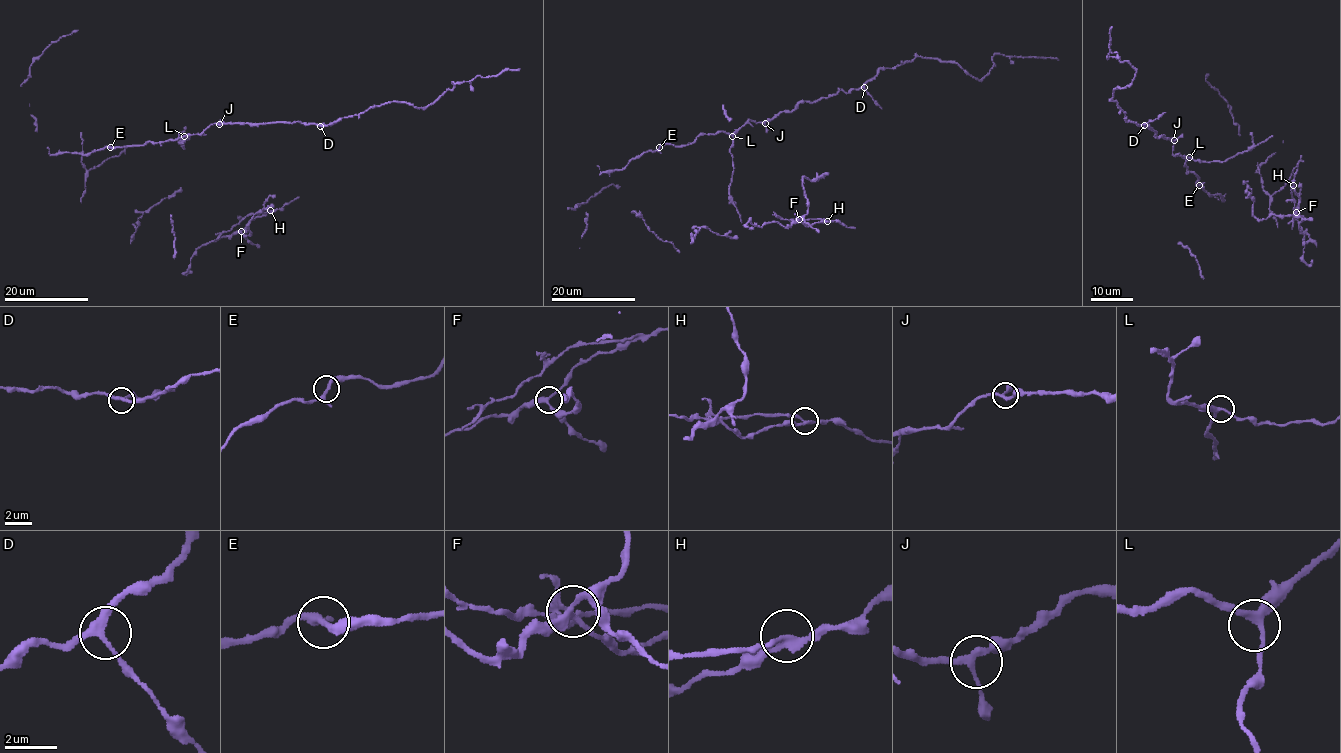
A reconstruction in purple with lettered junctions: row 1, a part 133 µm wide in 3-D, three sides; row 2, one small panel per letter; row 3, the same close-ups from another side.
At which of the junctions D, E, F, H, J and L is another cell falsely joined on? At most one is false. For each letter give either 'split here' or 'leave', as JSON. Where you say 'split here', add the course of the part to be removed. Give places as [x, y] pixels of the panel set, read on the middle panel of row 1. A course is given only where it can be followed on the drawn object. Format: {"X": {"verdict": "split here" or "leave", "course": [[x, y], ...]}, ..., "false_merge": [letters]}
{"D": {"verdict": "leave"}, "E": {"verdict": "leave"}, "F": {"verdict": "leave"}, "H": {"verdict": "split here", "course": [[826, 221], [790, 220], [773, 214]]}, "J": {"verdict": "leave"}, "L": {"verdict": "leave"}, "false_merge": ["H"]}

